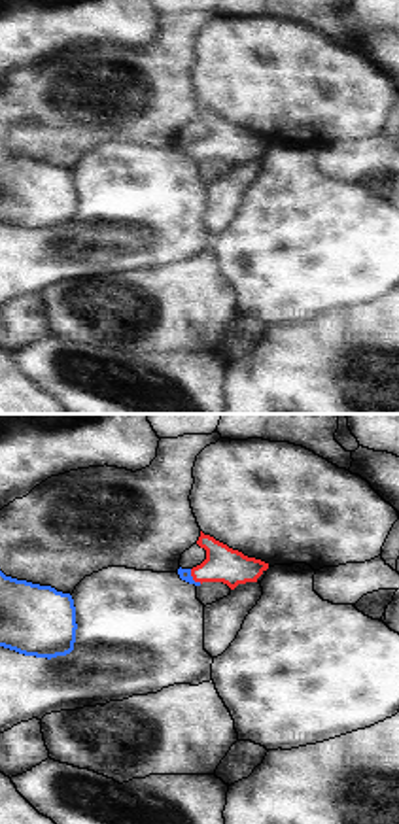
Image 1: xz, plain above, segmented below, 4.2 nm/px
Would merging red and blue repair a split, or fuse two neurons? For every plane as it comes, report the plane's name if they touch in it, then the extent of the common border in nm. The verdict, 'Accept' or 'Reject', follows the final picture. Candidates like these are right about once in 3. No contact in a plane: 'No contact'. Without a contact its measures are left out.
Touches red in xz. Shared border 80 nm.

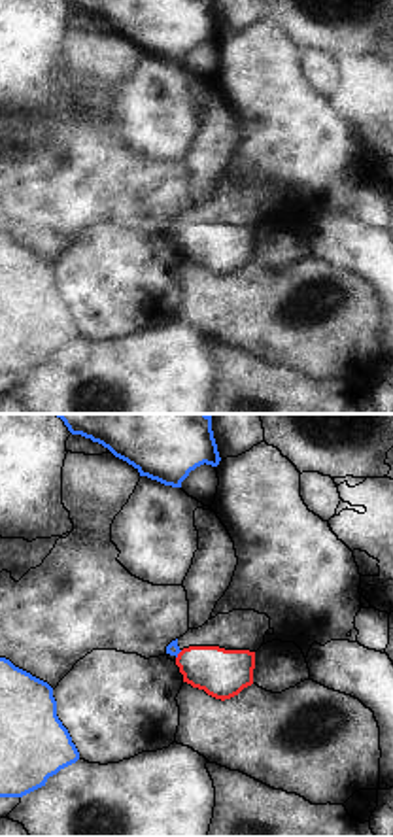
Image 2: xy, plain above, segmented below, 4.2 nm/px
Touches red in xy. Shared border 50 nm.

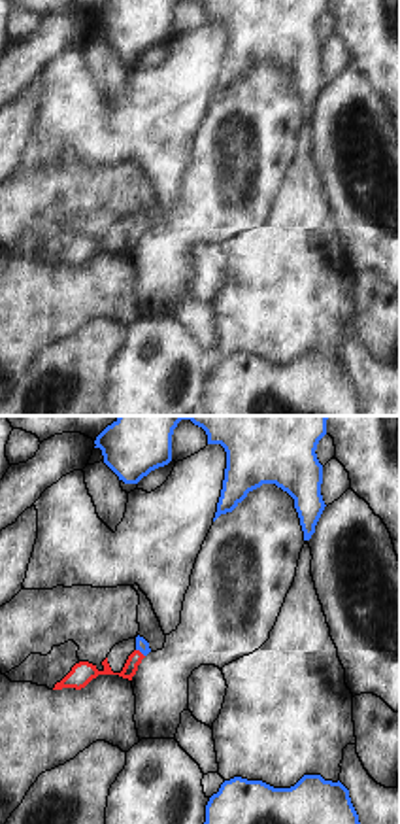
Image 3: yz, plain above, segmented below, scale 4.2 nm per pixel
Touches red in yz. Shared border 50 nm.

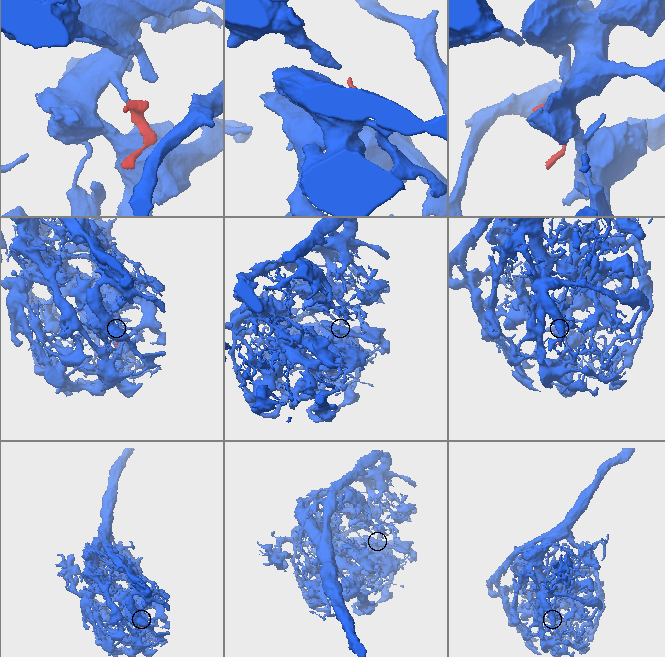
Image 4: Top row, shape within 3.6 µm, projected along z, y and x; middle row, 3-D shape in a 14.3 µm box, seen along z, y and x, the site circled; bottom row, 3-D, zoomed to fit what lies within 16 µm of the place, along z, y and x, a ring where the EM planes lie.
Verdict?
Accept.

